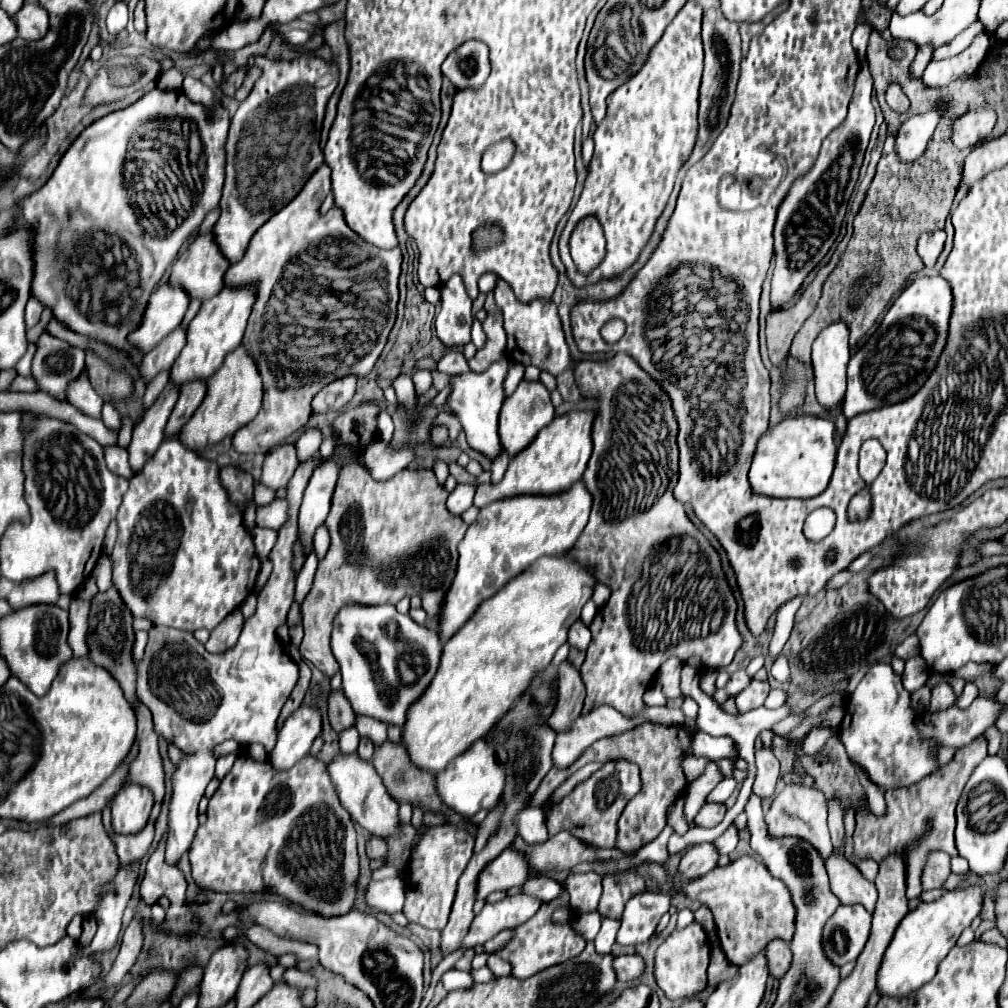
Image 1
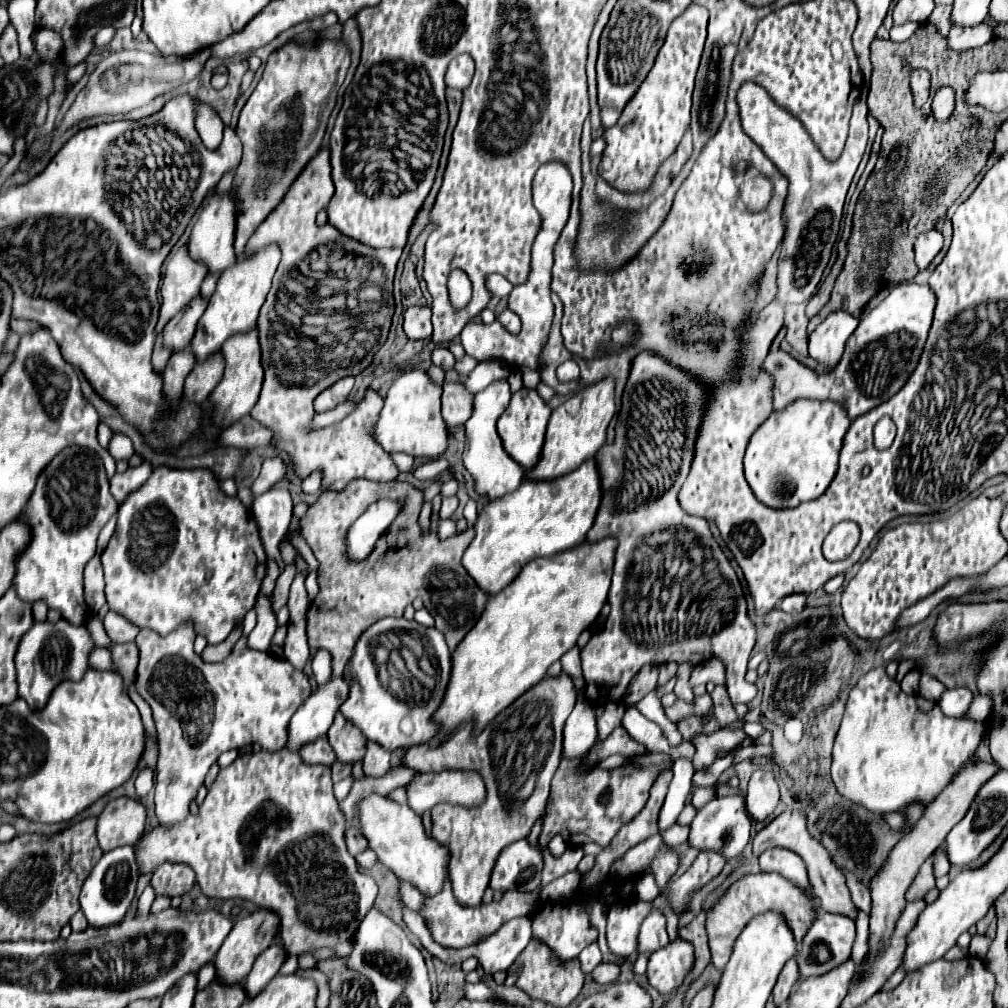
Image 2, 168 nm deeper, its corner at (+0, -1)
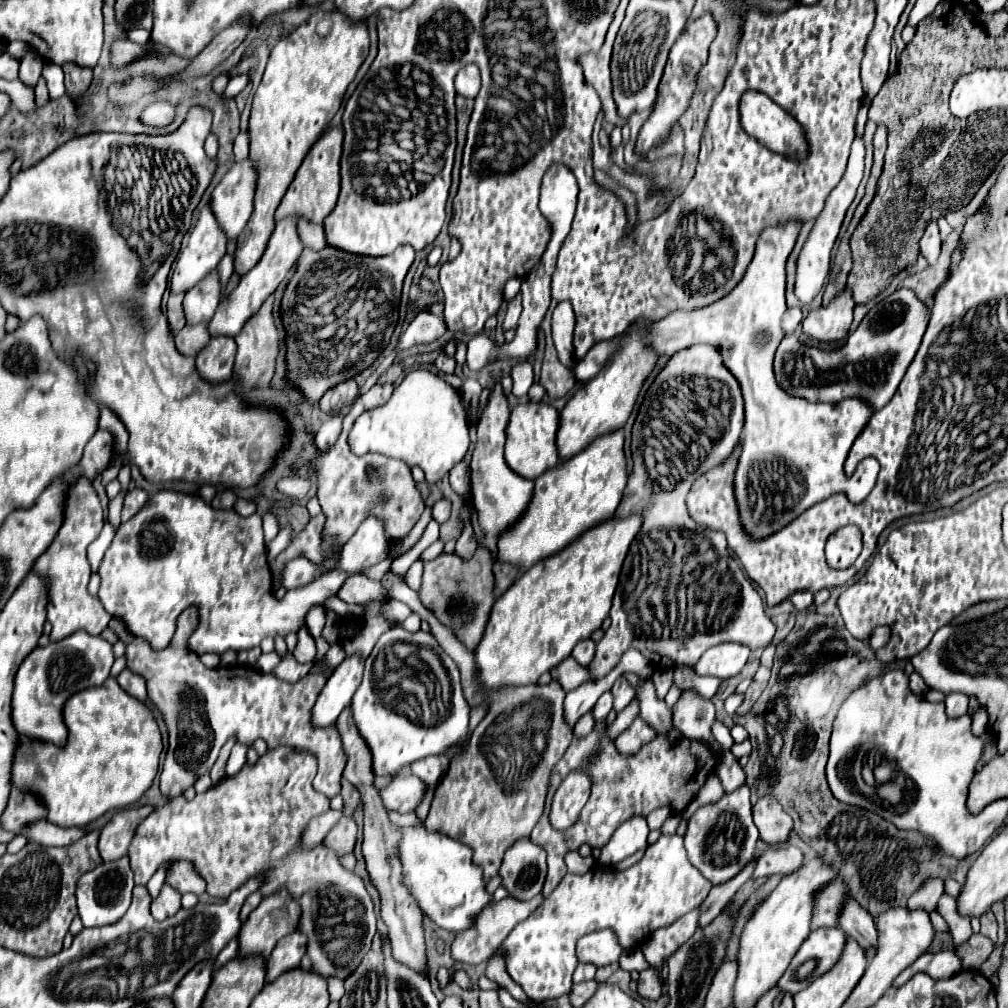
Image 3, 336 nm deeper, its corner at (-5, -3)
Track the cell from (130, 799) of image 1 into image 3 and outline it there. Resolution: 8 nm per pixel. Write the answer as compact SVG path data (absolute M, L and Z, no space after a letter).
M143 805L139 809L125 809L113 815L113 819L101 829L101 835L99 835L99 853L105 863L127 855L127 847L131 843L135 827L153 809L155 809L153 805Z

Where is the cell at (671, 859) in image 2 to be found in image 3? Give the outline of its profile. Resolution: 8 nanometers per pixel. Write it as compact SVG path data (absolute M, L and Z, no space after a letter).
M661 835L657 843L647 847L643 859L627 871L593 867L583 875L567 873L557 889L507 935L495 953L503 955L509 977L521 985L529 999L537 1003L557 999L571 989L571 975L577 965L575 943L579 937L611 929L625 951L635 949L655 929L667 927L691 909L697 909L709 891L711 881L687 859L683 837Z

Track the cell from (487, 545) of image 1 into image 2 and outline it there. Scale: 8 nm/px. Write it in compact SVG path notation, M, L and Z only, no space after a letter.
M594 459L584 461L576 471L562 479L554 479L554 483L524 481L518 491L490 501L480 511L474 521L476 535L464 551L462 565L486 595L496 595L528 561L536 557L552 557L560 551L582 545L586 531L594 523L598 505L600 481Z

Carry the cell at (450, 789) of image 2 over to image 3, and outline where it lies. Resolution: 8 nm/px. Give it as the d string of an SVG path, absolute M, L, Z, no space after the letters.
M407 769L399 771L391 779L391 783L379 791L383 807L387 813L389 811L397 811L397 813L415 811L423 793L425 793L425 783Z

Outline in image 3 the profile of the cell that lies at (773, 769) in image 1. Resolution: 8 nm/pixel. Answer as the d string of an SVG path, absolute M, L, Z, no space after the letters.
M773 797L759 799L757 805L753 805L753 817L759 829L759 837L769 845L785 843L793 831L793 819Z

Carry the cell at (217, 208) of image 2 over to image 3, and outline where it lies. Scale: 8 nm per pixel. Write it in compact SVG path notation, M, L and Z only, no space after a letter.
M251 159L233 163L213 191L213 213L227 233L227 239L239 237L253 213L255 197L255 169Z

